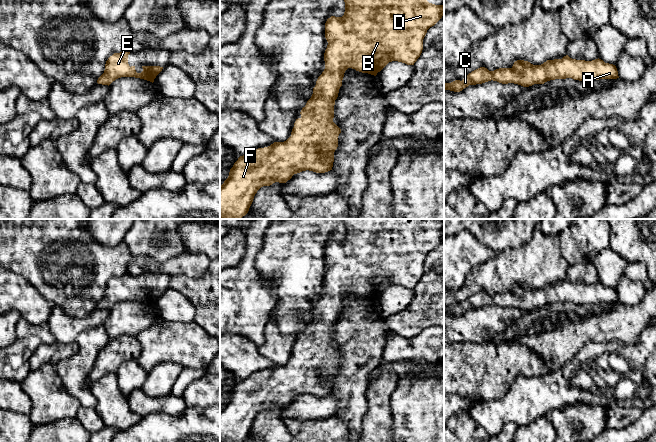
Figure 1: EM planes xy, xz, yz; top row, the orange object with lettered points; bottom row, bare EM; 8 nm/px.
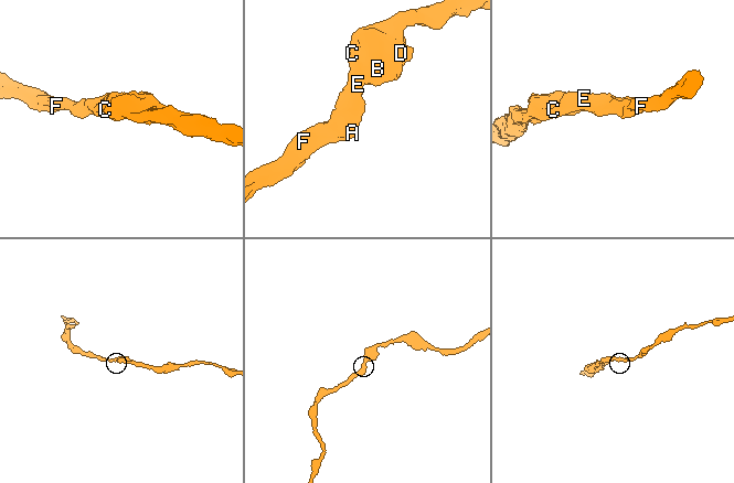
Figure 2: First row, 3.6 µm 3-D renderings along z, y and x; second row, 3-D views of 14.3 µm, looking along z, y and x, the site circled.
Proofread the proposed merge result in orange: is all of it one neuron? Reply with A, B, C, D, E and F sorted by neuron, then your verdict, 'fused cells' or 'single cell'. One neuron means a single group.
A B C D E F | single cell

